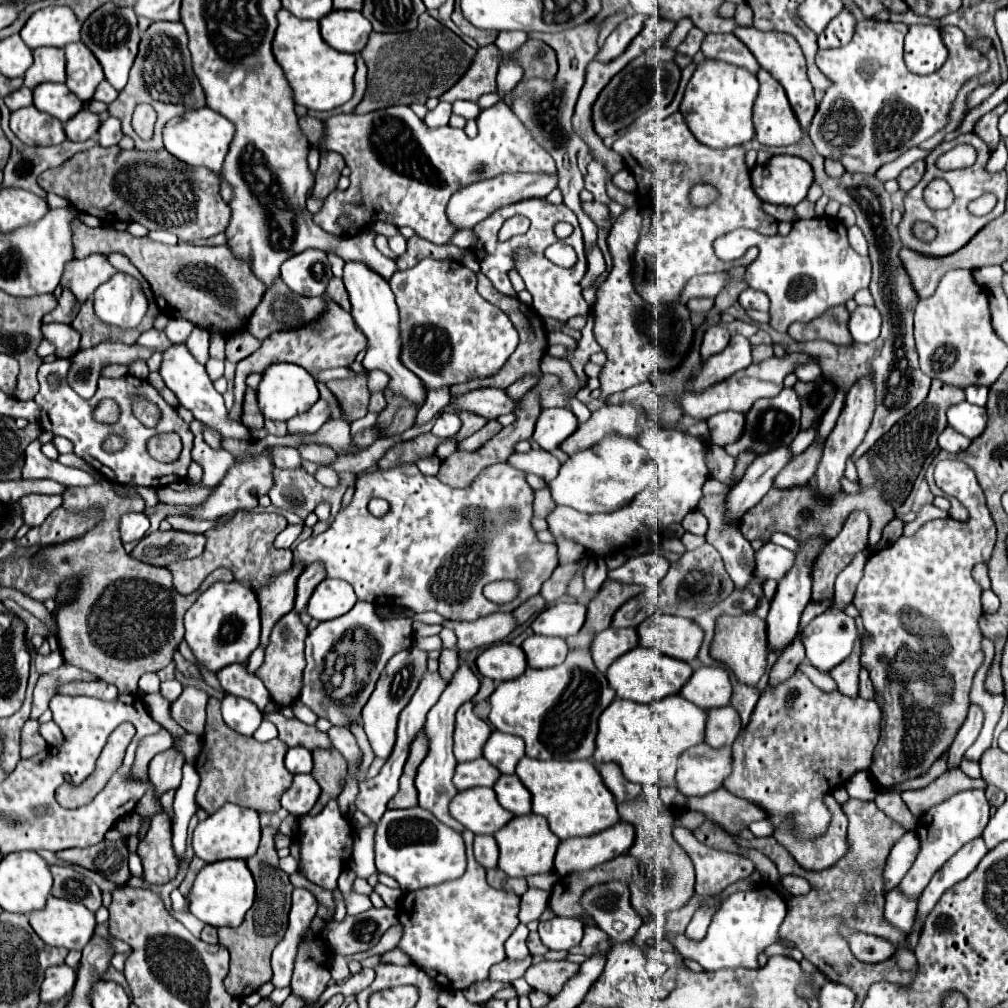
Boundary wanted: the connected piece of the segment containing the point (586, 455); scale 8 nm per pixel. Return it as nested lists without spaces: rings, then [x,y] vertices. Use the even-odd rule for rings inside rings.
[[[612,435],[590,449],[570,455],[568,461],[560,467],[558,477],[548,485],[552,499],[558,505],[568,505],[582,513],[610,513],[622,505],[628,505],[632,497],[652,481],[654,473],[656,463],[648,457],[644,447],[640,447],[634,439]]]

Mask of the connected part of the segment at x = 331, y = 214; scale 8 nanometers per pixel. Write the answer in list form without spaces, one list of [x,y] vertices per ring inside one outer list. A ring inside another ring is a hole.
[[[502,31],[498,35],[494,45],[502,55],[496,89],[500,101],[480,113],[478,135],[474,139],[470,139],[462,129],[454,129],[450,125],[428,129],[406,105],[392,105],[364,115],[346,113],[330,117],[324,123],[326,139],[322,141],[322,147],[344,157],[352,171],[350,187],[346,191],[332,191],[322,209],[314,215],[314,223],[328,233],[346,237],[336,223],[336,219],[346,213],[352,219],[350,235],[362,229],[362,225],[388,221],[396,227],[408,225],[418,237],[436,245],[446,245],[458,231],[458,227],[448,223],[446,215],[452,191],[460,191],[460,187],[468,187],[468,183],[492,179],[502,173],[556,175],[558,171],[550,153],[532,139],[528,129],[504,103],[506,93],[510,93],[524,75],[514,53],[526,43],[526,39],[528,35],[524,31]]]

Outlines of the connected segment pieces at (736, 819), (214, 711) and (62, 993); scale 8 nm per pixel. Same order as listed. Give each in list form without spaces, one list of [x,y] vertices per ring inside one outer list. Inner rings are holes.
[[[724,787],[704,795],[704,797],[690,797],[688,799],[688,809],[702,813],[708,821],[720,825],[724,831],[732,831],[738,835],[742,827],[748,827],[752,821],[764,819],[764,811]]]
[[[208,701],[208,719],[206,729],[202,735],[202,749],[194,761],[194,767],[200,775],[200,787],[196,791],[196,803],[206,813],[218,811],[226,801],[252,807],[260,811],[278,811],[280,809],[280,795],[292,785],[292,773],[284,767],[284,755],[288,747],[280,743],[280,739],[272,739],[266,743],[256,741],[254,737],[240,735],[232,731],[222,715],[220,715],[220,701]]]
[[[68,965],[48,967],[44,983],[40,987],[40,999],[44,1003],[64,999],[66,995],[72,993],[74,983],[76,983],[76,969],[74,967],[68,967]]]

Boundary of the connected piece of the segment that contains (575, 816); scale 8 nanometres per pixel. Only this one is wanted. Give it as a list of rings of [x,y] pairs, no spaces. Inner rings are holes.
[[[524,757],[516,765],[516,775],[532,793],[532,813],[546,817],[550,829],[560,839],[588,837],[620,821],[614,795],[590,761],[540,761]]]

